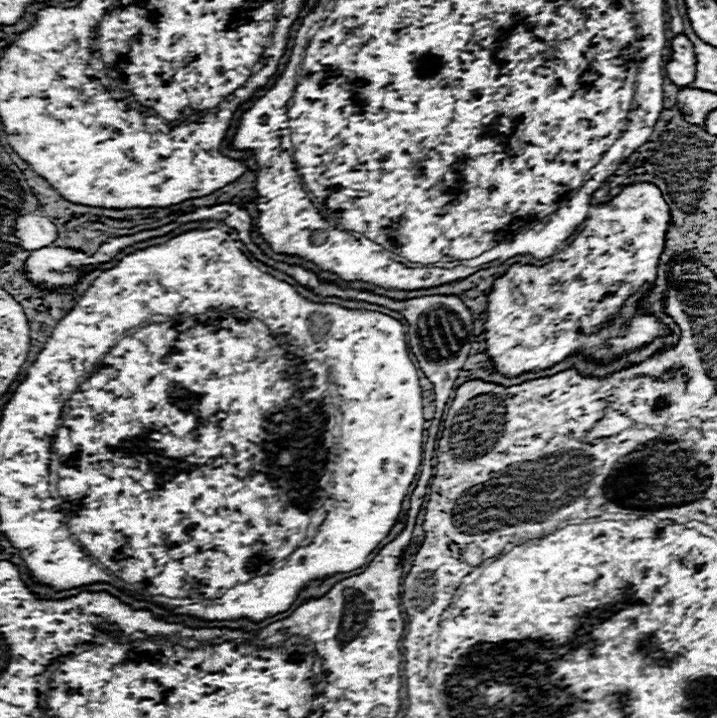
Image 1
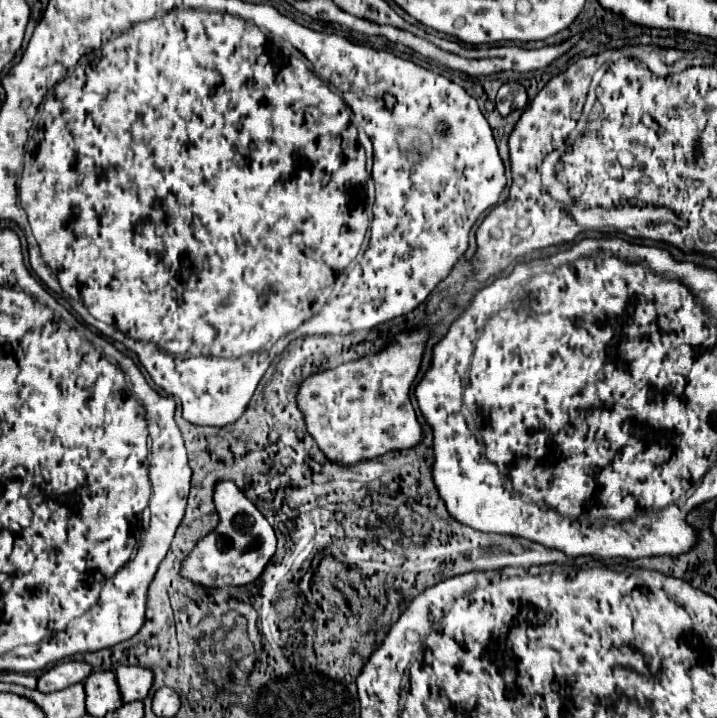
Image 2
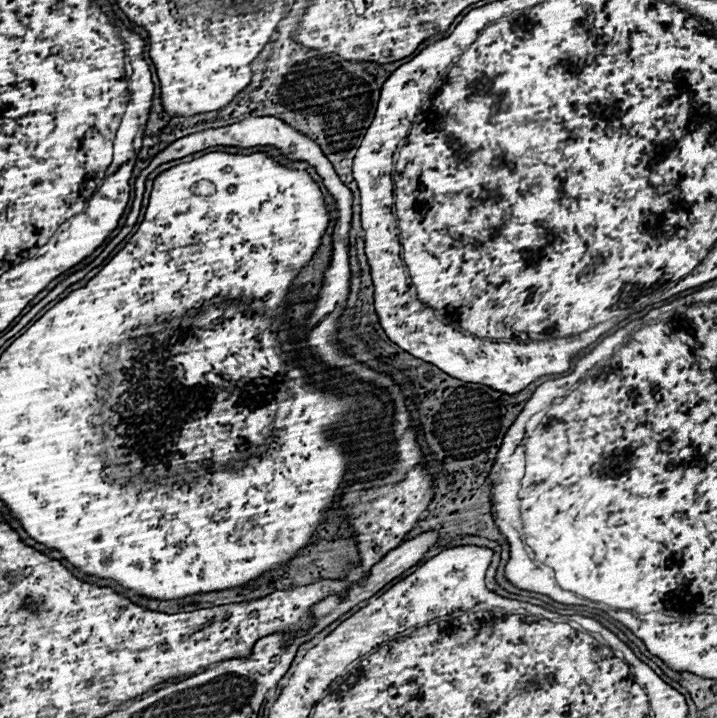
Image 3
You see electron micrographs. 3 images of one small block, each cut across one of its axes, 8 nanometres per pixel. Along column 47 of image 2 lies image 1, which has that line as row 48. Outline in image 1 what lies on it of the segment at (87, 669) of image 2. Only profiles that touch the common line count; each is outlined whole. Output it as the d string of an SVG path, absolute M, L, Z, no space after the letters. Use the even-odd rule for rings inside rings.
M678 34L672 38L670 48L672 48L672 60L666 66L668 78L678 88L692 86L696 78L696 56L694 56L694 48L690 40L684 34Z

